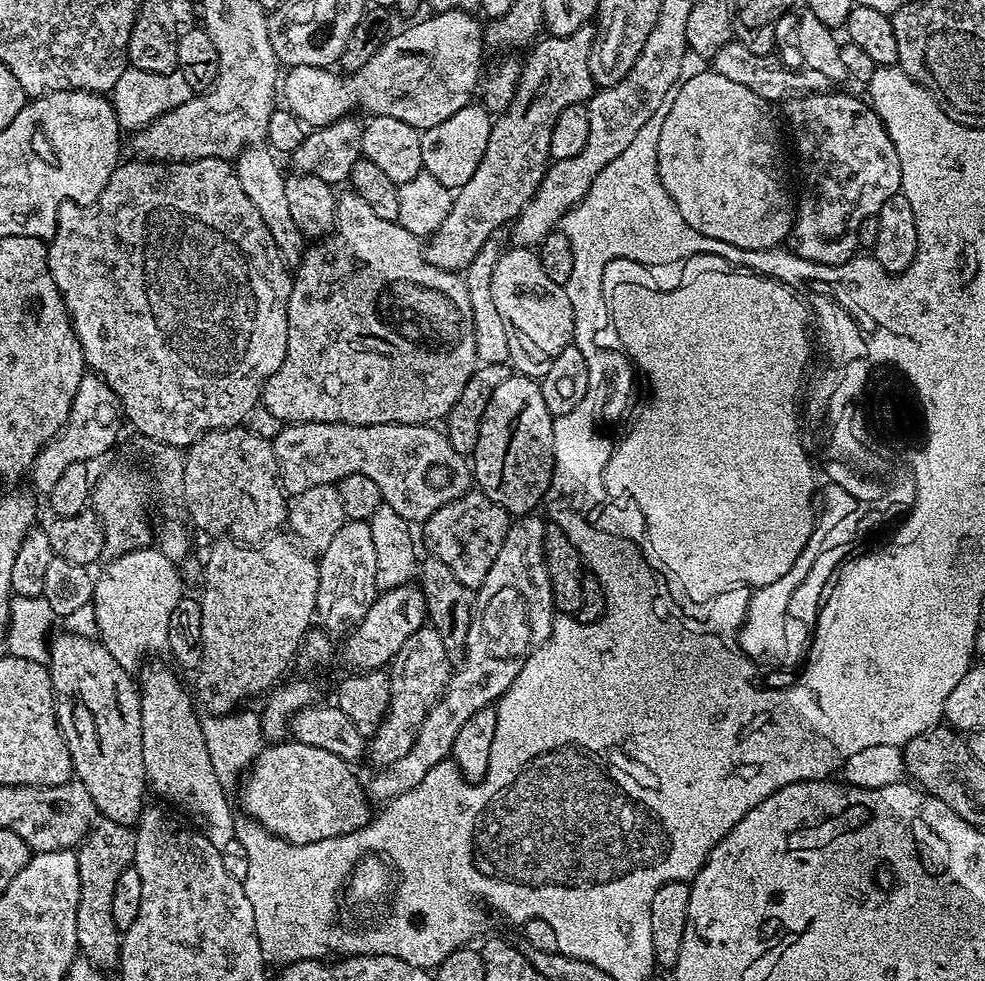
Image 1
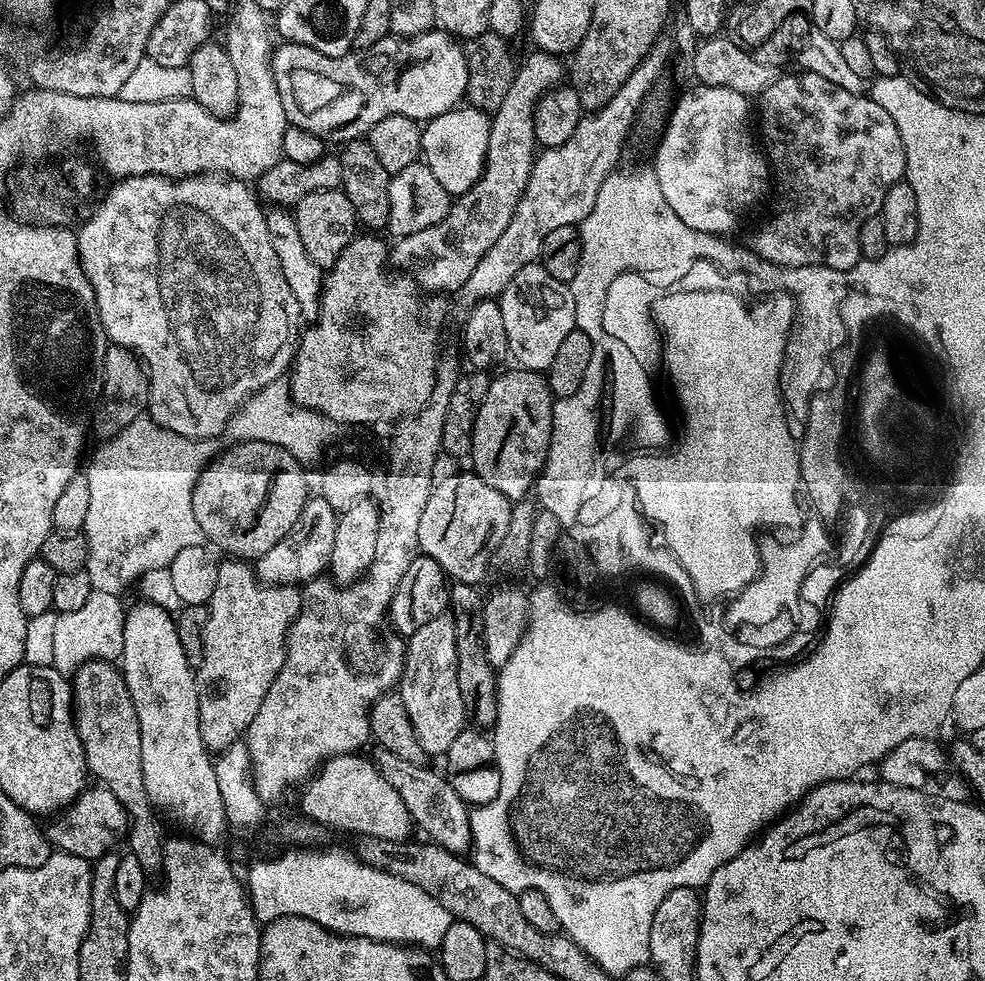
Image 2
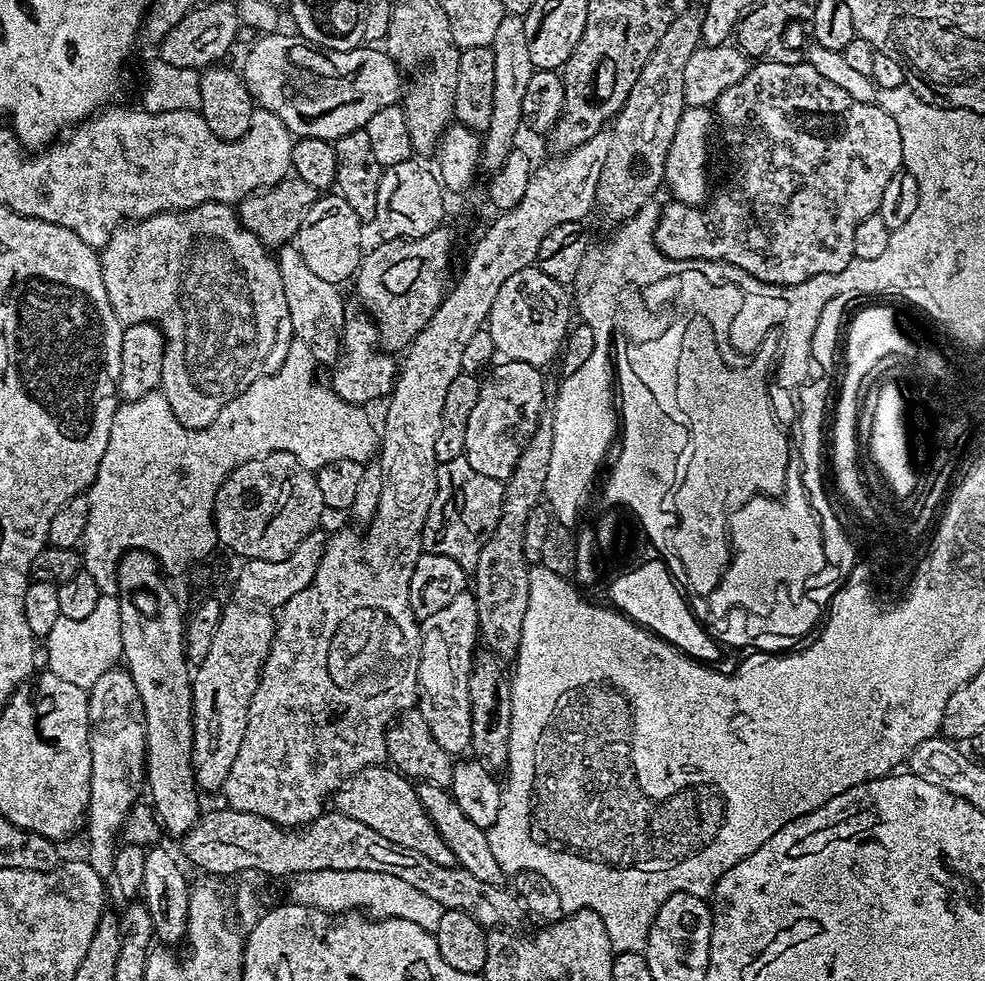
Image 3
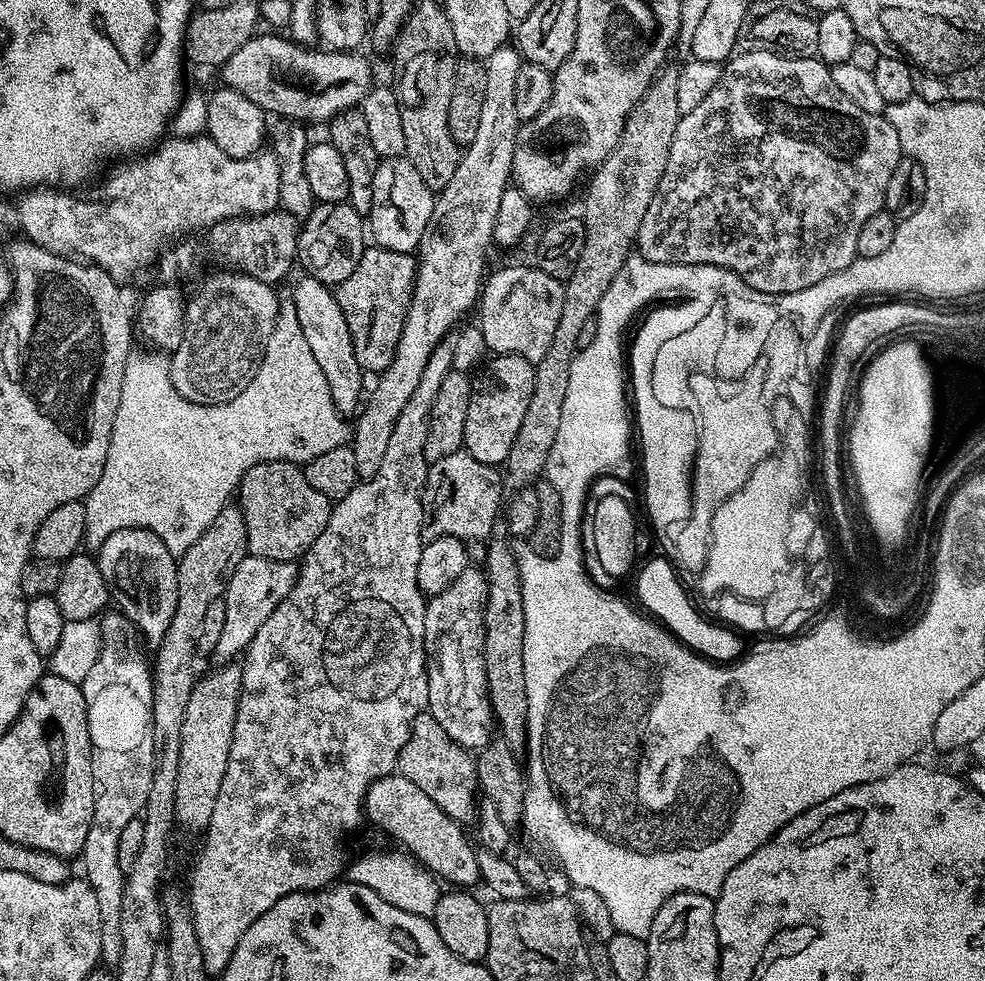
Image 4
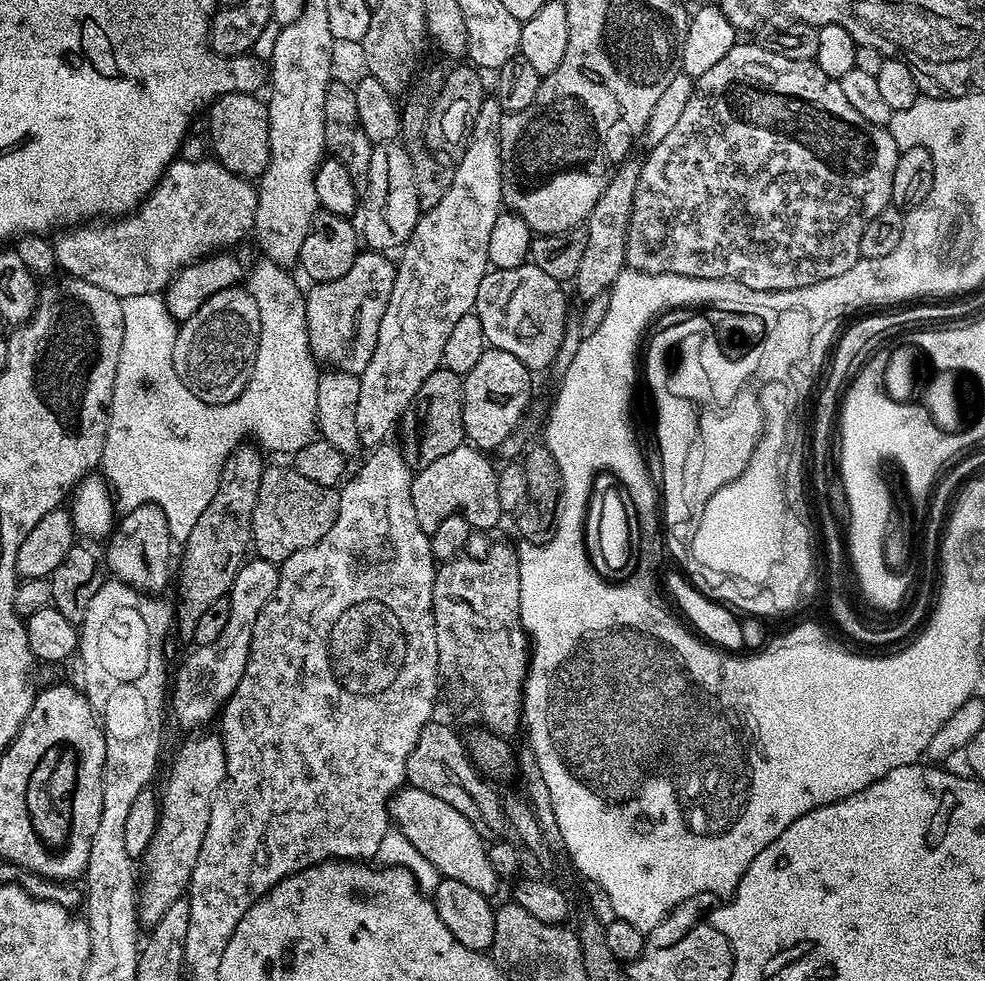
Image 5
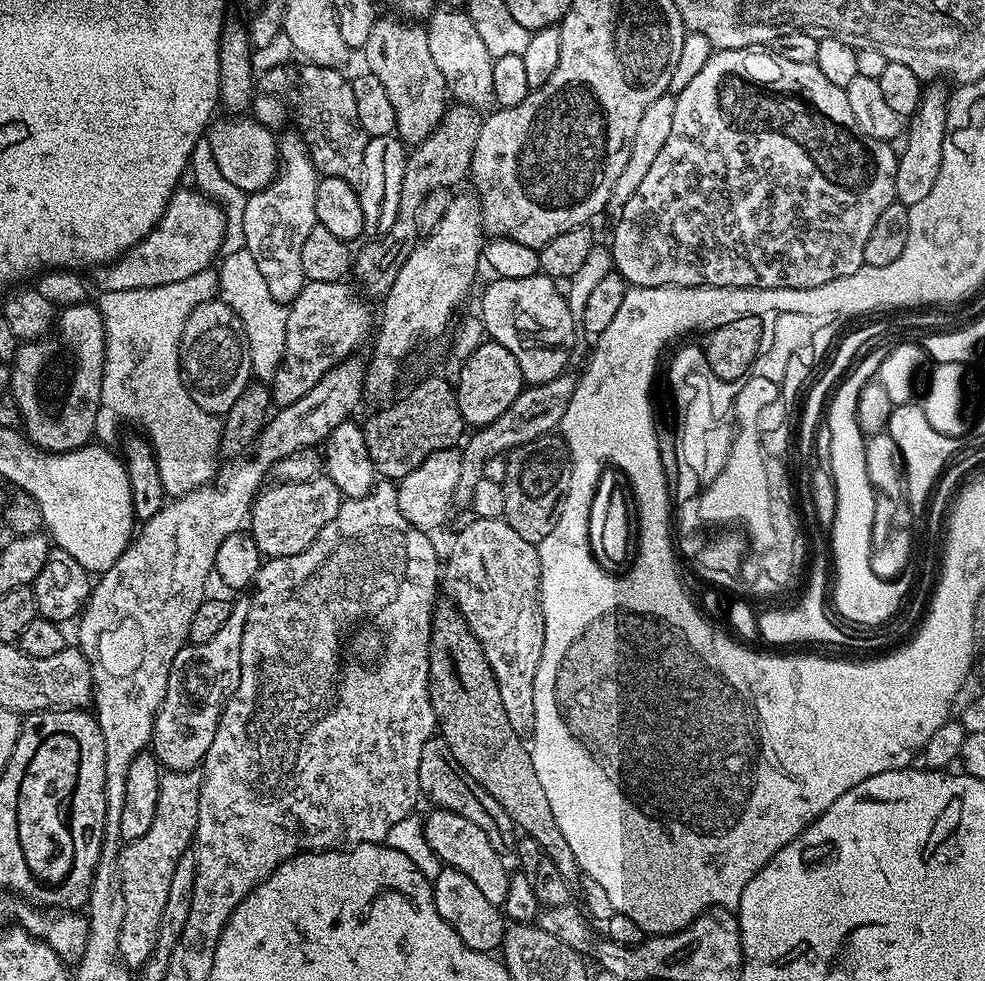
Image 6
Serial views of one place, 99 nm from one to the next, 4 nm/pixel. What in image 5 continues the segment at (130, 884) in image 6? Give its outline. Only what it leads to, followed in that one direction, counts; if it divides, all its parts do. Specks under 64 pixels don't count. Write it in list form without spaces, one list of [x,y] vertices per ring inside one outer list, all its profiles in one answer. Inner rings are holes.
[[[205,731],[203,734],[192,734],[188,741],[176,752],[176,765],[168,772],[168,781],[164,784],[164,793],[158,796],[160,817],[156,823],[154,836],[150,838],[150,844],[144,851],[142,863],[144,863],[144,877],[138,880],[138,895],[136,897],[136,919],[141,925],[151,926],[170,910],[170,906],[176,900],[181,899],[187,893],[188,885],[192,882],[194,862],[198,862],[198,850],[202,850],[202,838],[206,838],[206,826],[210,820],[210,806],[216,798],[216,792],[220,789],[220,783],[224,781],[226,772],[226,756],[224,744],[220,741],[215,731]]]

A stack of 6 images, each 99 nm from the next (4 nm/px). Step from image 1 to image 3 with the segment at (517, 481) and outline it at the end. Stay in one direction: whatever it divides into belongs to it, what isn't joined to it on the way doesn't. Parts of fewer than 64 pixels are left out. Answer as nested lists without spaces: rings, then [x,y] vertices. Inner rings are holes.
[[[501,359],[499,363],[489,374],[488,381],[485,379],[480,385],[478,402],[474,402],[470,422],[466,422],[463,457],[470,462],[470,466],[474,466],[474,470],[478,470],[478,474],[486,474],[486,478],[507,482],[510,474],[514,474],[514,466],[518,466],[518,458],[526,442],[530,442],[545,411],[545,373],[530,366],[530,362]]]

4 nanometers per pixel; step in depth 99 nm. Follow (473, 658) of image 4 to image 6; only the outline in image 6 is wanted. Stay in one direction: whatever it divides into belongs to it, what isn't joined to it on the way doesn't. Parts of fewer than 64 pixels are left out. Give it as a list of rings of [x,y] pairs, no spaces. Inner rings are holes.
[[[472,518],[452,544],[448,564],[442,568],[442,584],[448,587],[450,600],[464,616],[476,635],[497,679],[502,703],[510,725],[521,738],[531,737],[534,730],[534,674],[544,645],[544,619],[540,616],[540,554],[537,545],[526,542],[508,525],[507,520]]]

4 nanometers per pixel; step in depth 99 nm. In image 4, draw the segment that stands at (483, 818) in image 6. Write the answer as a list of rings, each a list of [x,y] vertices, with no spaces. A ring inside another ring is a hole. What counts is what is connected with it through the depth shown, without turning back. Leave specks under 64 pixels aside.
[[[425,710],[418,714],[418,718],[414,718],[408,741],[406,746],[402,746],[400,757],[396,763],[396,772],[410,782],[414,782],[414,786],[418,786],[418,790],[423,790],[428,797],[434,798],[434,802],[438,802],[440,809],[450,818],[457,820],[462,826],[477,823],[478,804],[475,799],[472,801],[472,795],[478,792],[476,761],[473,753],[469,749],[463,748],[458,742],[454,742],[454,738],[450,738],[446,734],[446,730],[442,730],[442,726],[438,726],[438,722],[431,712]]]

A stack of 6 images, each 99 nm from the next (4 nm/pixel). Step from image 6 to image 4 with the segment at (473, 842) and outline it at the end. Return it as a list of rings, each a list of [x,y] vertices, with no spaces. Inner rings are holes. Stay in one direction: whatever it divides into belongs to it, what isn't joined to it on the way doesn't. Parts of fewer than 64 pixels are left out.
[[[393,774],[374,781],[364,796],[364,814],[369,821],[373,820],[390,839],[397,840],[404,848],[409,848],[434,875],[449,880],[452,883],[449,885],[472,886],[468,884],[481,883],[476,857],[477,849],[474,844],[472,848],[471,842],[468,841],[468,836],[464,833],[467,831],[457,820],[446,815],[438,806],[438,802],[434,802],[434,798],[428,797],[423,790],[418,790],[418,786],[414,786],[414,782],[410,782],[404,776]]]

